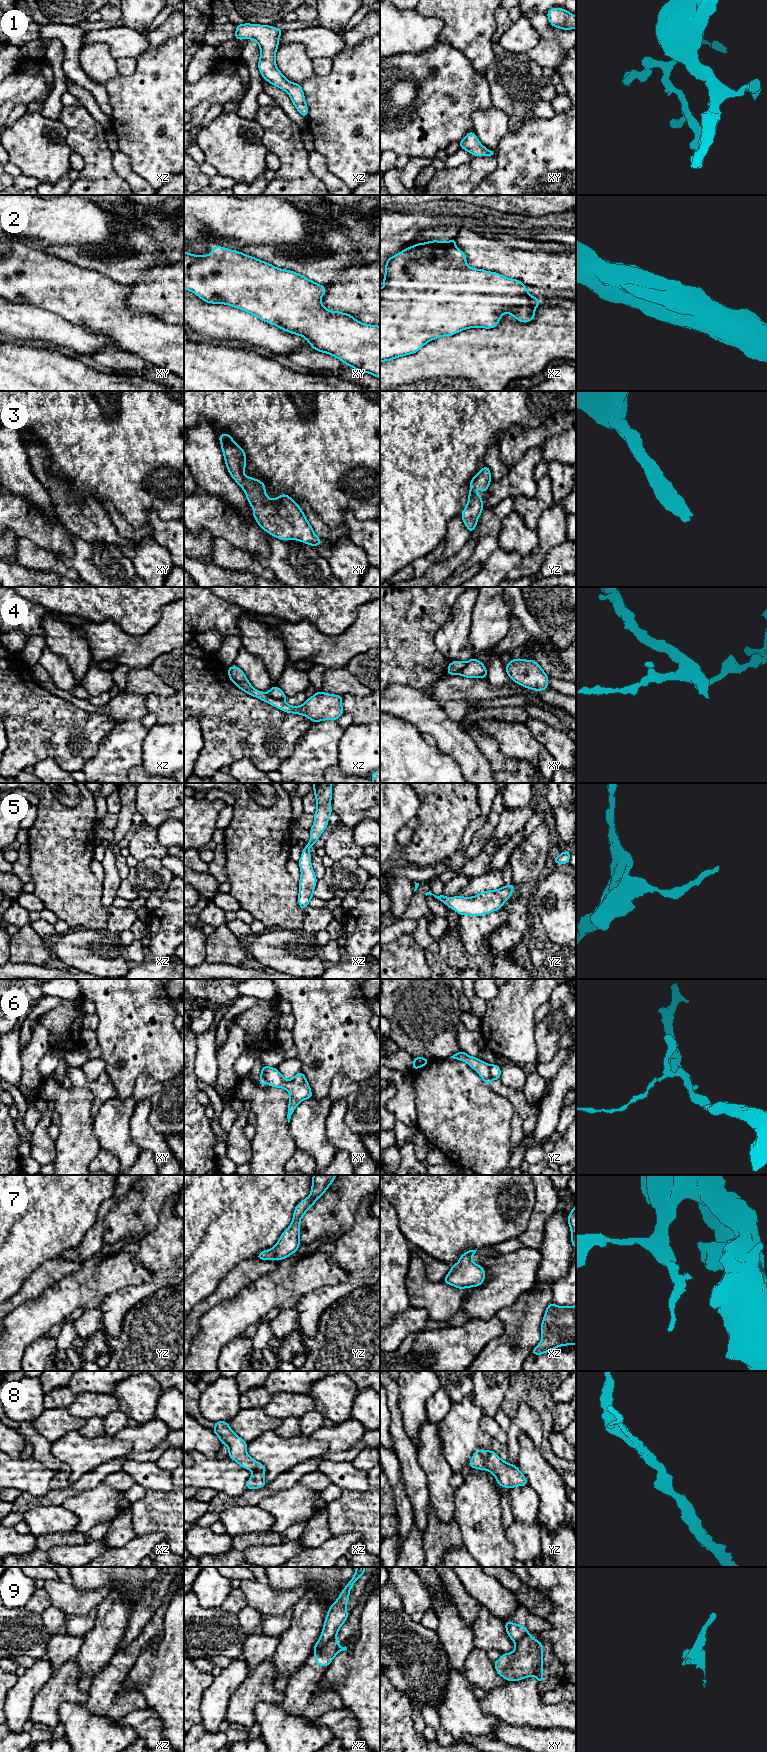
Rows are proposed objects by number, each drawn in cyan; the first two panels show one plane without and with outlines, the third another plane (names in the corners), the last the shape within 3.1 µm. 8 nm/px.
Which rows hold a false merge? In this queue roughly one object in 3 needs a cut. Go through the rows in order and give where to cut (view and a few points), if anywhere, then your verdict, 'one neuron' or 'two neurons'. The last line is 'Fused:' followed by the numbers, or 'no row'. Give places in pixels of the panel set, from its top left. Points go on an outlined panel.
1: no cut | one neuron
2: no cut | one neuron
3: no cut | one neuron
4: xz (267, 694), (283, 701) | two neurons
5: no cut | one neuron
6: yz (488, 1066), (488, 1072), (493, 1079) | two neurons
7: no cut | one neuron
8: no cut | one neuron
9: xz (335, 1634), (314, 1653) | two neurons
Fused: 4, 6, 9

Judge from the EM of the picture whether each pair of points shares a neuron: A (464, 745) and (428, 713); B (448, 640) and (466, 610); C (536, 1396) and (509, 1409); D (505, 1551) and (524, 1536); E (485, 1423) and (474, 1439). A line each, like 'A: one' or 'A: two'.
A: one
B: one
C: one
D: two
E: two

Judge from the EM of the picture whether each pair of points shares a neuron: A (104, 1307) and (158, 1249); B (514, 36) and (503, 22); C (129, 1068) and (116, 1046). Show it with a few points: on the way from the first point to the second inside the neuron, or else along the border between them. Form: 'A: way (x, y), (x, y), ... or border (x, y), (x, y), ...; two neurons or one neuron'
A: way (125, 1298), (149, 1288), (158, 1279), (158, 1270); one neuron
B: border (513, 22), (497, 41); two neurons
C: way (125, 1063), (125, 1055), (121, 1051); one neuron

